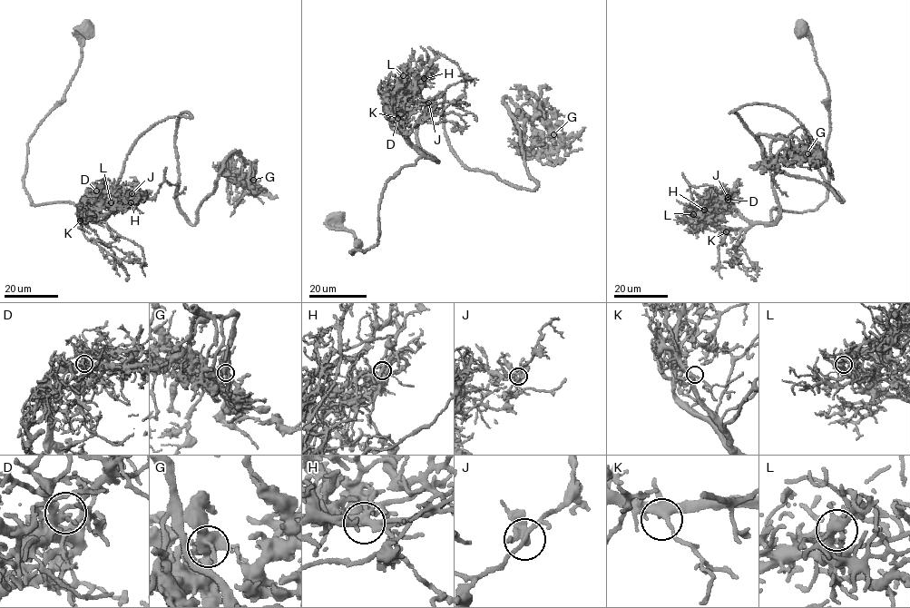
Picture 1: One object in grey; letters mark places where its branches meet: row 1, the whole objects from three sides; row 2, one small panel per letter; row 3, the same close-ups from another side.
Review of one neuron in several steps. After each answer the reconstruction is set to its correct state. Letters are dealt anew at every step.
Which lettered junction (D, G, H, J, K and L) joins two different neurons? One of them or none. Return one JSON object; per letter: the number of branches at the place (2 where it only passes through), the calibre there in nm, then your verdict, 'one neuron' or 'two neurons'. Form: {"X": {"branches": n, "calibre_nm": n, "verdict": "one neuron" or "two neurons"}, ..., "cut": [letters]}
{"D": {"branches": 4, "calibre_nm": 280, "verdict": "one neuron"}, "G": {"branches": 4, "calibre_nm": 420, "verdict": "one neuron"}, "H": {"branches": 4, "calibre_nm": 280, "verdict": "two neurons"}, "J": {"branches": 4, "calibre_nm": 280, "verdict": "one neuron"}, "K": {"branches": 4, "calibre_nm": 340, "verdict": "one neuron"}, "L": {"branches": 4, "calibre_nm": 340, "verdict": "one neuron"}, "cut": ["H"]}

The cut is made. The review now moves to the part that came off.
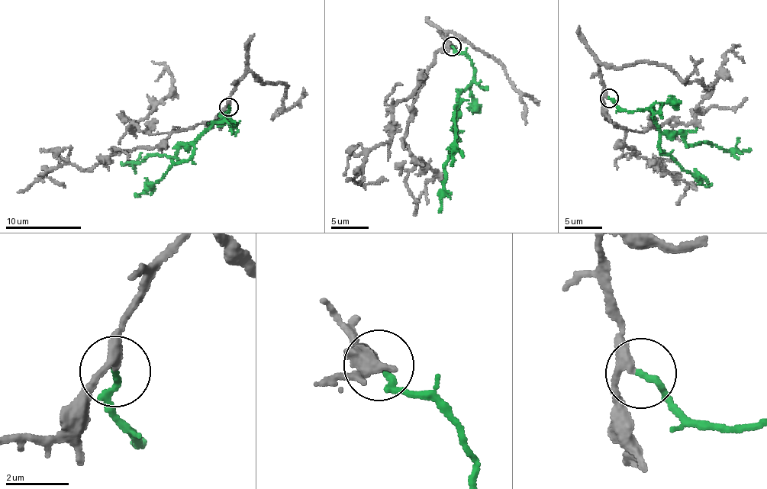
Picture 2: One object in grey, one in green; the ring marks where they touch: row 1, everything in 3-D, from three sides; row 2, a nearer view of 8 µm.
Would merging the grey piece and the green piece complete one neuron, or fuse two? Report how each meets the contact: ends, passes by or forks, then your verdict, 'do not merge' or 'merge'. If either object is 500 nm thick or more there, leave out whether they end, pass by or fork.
grey passes by; green ends; merge

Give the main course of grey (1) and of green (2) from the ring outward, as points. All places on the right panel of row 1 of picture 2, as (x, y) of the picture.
1: (608, 98), (605, 116), (617, 126), (642, 132), (691, 122), (723, 56), (733, 50), (745, 62)
2: (608, 98), (628, 110), (650, 107), (662, 132), (680, 133), (687, 144), (711, 144), (726, 151), (750, 148)

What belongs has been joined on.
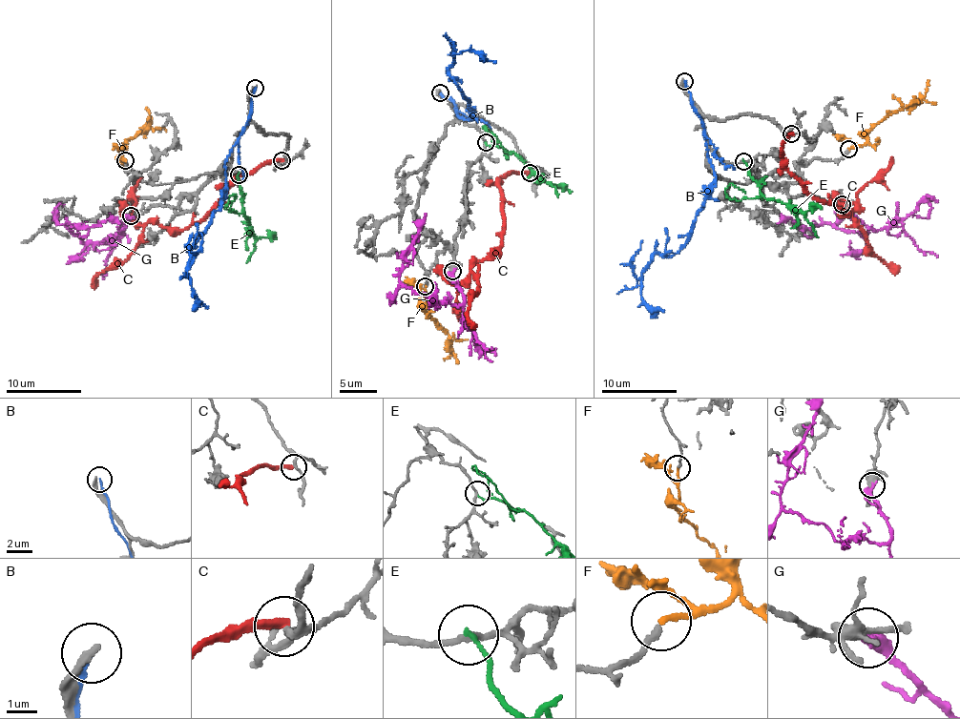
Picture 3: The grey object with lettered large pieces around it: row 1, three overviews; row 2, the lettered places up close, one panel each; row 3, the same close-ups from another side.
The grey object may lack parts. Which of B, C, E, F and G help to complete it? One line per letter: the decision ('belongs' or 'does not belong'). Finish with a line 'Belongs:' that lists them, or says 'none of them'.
B: does not belong
C: does not belong
E: does not belong
F: belongs
G: does not belong
Belongs: F

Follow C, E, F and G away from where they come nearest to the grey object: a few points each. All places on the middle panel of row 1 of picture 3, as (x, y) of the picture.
C: (530, 173), (511, 171), (498, 185), (504, 201), (499, 245), (470, 269), (479, 285), (467, 316), (474, 328)
E: (486, 142), (511, 152), (548, 182), (565, 185), (572, 192)
F: (426, 287), (426, 298), (423, 305), (427, 316), (444, 329), (452, 353), (444, 360)
G: (453, 270), (462, 304), (433, 303), (401, 283), (403, 253), (426, 214)

